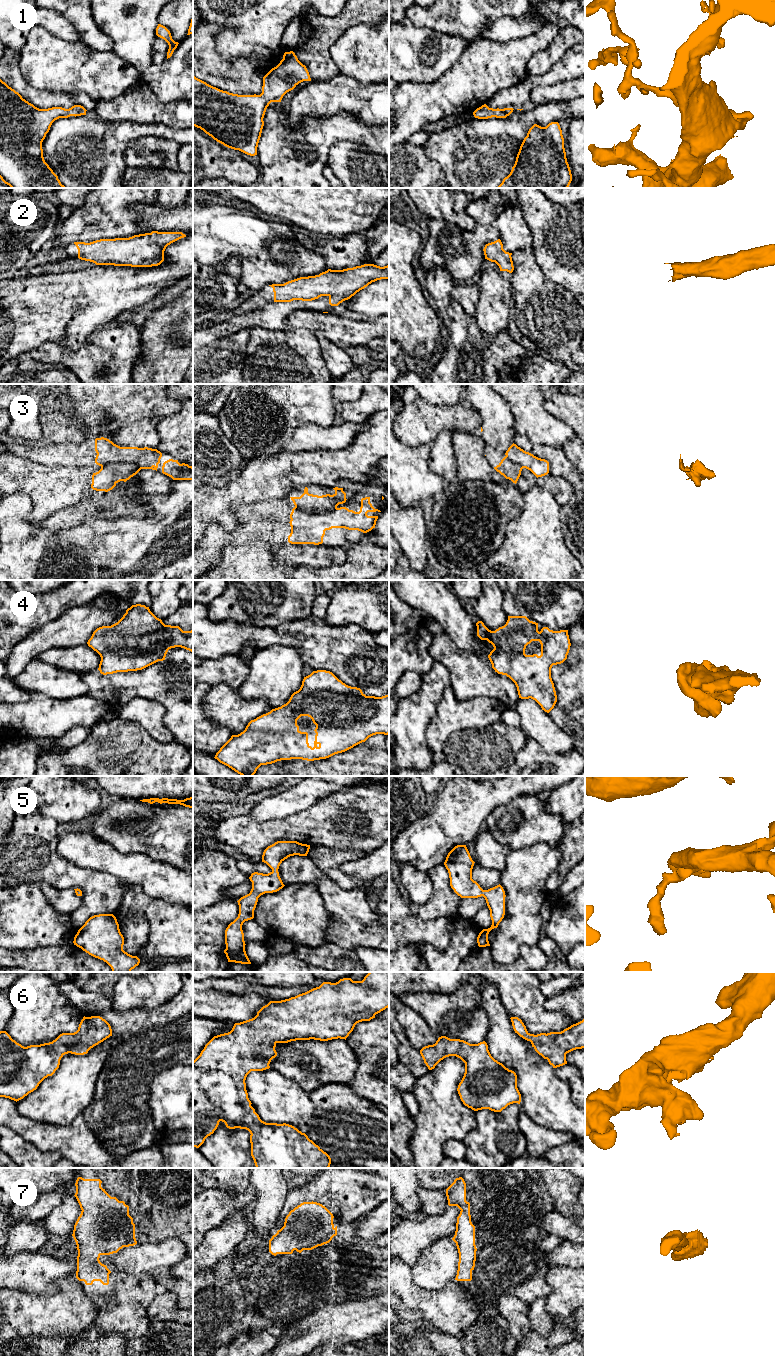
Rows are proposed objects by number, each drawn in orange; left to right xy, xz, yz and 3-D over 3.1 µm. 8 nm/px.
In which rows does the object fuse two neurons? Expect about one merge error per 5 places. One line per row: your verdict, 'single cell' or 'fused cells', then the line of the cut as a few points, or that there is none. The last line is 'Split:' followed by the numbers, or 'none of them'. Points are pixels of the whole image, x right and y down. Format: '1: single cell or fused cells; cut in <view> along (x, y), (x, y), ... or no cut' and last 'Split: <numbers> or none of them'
1: single cell; no cut
2: single cell; no cut
3: fused cells; cut in xz along (295, 505), (305, 511), (315, 512), (326, 512), (336, 508)
4: single cell; no cut
5: single cell; no cut
6: single cell; no cut
7: single cell; no cut
Split: 3

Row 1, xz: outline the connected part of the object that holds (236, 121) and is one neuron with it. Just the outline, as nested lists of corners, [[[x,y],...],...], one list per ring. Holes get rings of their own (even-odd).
[[[293,51],[285,52],[280,63],[263,77],[260,95],[229,93],[193,76],[193,126],[228,148],[255,156],[267,107],[271,102],[281,102],[287,92],[303,81],[311,81],[311,78],[306,66],[298,60]]]

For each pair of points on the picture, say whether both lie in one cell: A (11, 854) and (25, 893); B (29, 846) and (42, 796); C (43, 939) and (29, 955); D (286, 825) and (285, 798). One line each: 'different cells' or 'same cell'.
A: different cells
B: different cells
C: different cells
D: different cells

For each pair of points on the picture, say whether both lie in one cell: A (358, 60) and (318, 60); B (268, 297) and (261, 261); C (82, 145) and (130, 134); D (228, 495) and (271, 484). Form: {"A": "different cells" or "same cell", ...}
{"A": "different cells", "B": "different cells", "C": "same cell", "D": "same cell"}

